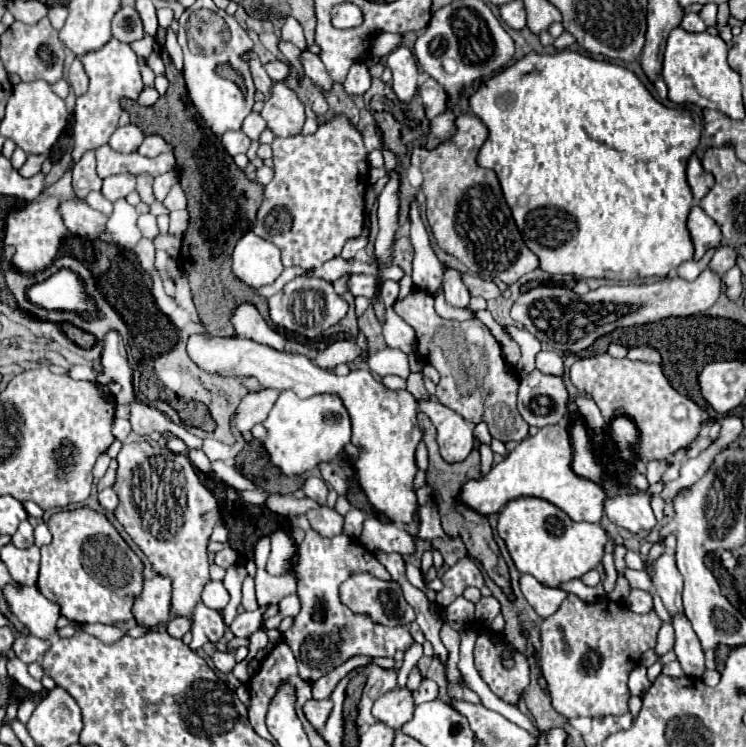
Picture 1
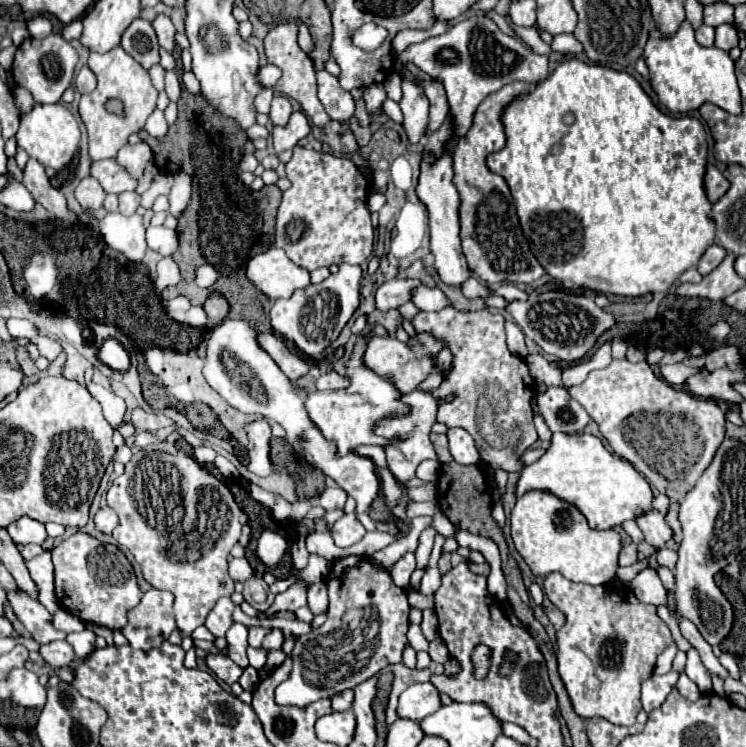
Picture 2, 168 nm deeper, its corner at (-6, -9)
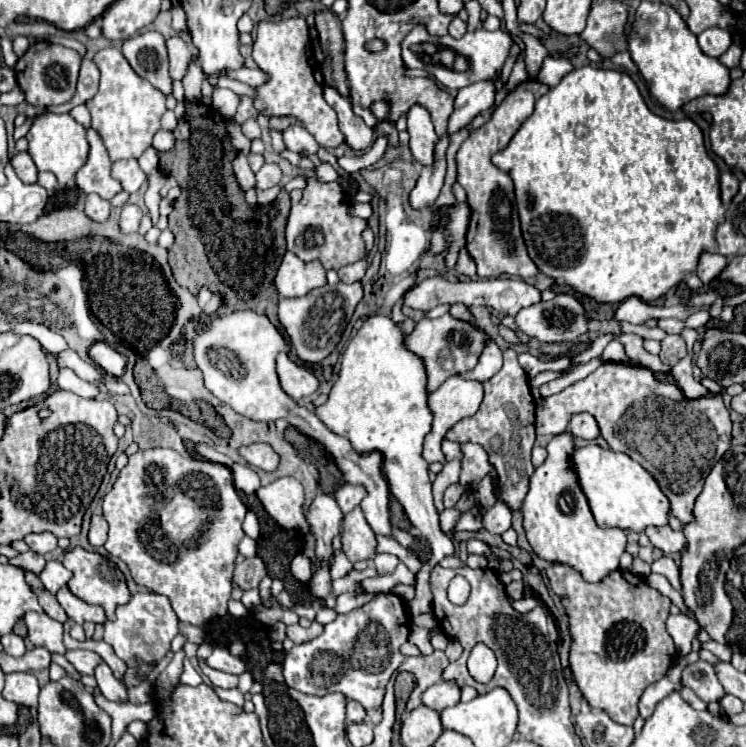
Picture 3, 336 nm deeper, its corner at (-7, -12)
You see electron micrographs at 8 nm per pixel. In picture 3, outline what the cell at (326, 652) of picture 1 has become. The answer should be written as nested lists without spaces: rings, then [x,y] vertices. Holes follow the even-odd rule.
[[[380,592],[364,606],[348,614],[336,616],[334,622],[324,626],[324,632],[318,638],[294,646],[286,654],[286,684],[294,690],[312,696],[326,696],[326,692],[342,692],[346,698],[360,702],[368,710],[372,720],[378,724],[384,686],[404,662],[404,656],[400,654],[400,644],[404,644],[410,634],[410,626],[404,612],[406,604],[400,596],[394,596],[392,592]]]

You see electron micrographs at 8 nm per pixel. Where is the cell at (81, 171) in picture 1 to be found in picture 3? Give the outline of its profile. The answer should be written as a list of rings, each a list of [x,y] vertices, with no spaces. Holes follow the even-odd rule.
[[[86,196],[86,210],[84,210],[92,220],[96,222],[104,222],[110,214],[110,202],[108,200],[102,200],[100,196]]]

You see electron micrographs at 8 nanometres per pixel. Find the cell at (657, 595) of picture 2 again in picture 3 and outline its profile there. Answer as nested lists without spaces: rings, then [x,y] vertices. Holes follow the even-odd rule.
[[[684,616],[684,622],[668,622],[666,628],[676,644],[676,652],[680,656],[686,656],[690,652],[690,644],[692,644],[694,636],[698,634],[700,626],[690,616]]]

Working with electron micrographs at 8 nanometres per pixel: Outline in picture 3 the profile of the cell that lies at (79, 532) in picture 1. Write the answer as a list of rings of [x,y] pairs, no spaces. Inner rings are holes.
[[[76,546],[76,548],[72,548],[64,554],[62,564],[72,572],[72,578],[68,580],[70,592],[74,596],[78,596],[80,600],[84,600],[86,604],[102,606],[104,612],[106,612],[106,620],[114,620],[114,608],[130,602],[132,594],[126,586],[126,578],[110,558],[104,558],[98,552],[90,552],[90,550]]]

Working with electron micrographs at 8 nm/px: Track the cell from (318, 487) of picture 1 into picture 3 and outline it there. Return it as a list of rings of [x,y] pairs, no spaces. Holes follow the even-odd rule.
[[[344,484],[334,494],[334,498],[344,514],[348,514],[352,508],[356,508],[364,496],[366,496],[366,490],[362,486],[350,486],[350,484]]]

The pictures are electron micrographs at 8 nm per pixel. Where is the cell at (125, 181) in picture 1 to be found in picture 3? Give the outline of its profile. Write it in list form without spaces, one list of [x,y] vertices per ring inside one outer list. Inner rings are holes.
[[[126,204],[120,214],[120,228],[122,232],[136,232],[142,218],[142,210],[136,204]]]

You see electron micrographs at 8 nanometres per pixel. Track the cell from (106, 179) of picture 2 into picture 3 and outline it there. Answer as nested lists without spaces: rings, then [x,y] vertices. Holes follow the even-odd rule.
[[[88,128],[88,144],[90,144],[88,160],[78,170],[76,184],[84,194],[94,192],[94,194],[110,200],[114,194],[118,194],[122,190],[122,184],[118,184],[118,180],[112,178],[106,148],[104,148],[100,136],[96,134],[96,130],[92,130],[92,128]]]

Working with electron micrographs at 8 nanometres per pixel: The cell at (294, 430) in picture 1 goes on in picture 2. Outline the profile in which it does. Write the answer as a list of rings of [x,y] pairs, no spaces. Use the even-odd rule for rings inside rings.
[[[373,331],[361,337],[361,341],[355,343],[347,363],[345,371],[349,373],[349,387],[337,389],[337,391],[319,391],[311,393],[305,401],[307,413],[311,421],[325,433],[325,437],[337,441],[339,453],[349,453],[357,449],[359,445],[379,445],[379,447],[389,447],[397,443],[399,439],[385,439],[375,435],[375,425],[377,421],[391,417],[391,415],[409,415],[411,407],[401,401],[399,389],[389,381],[389,377],[377,375],[373,369],[365,365],[365,349],[369,339],[373,337]]]

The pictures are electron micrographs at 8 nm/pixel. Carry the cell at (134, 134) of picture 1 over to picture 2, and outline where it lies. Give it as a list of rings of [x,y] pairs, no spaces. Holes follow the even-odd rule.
[[[137,143],[137,145],[125,145],[119,155],[117,163],[129,171],[131,177],[139,177],[147,163],[153,161],[153,151],[147,143]]]

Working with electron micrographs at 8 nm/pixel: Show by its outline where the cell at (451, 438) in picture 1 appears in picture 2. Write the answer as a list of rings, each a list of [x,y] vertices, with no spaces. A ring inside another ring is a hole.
[[[449,429],[447,437],[449,437],[449,451],[459,465],[477,465],[481,461],[475,441],[473,437],[469,437],[469,433],[465,433],[465,429]]]

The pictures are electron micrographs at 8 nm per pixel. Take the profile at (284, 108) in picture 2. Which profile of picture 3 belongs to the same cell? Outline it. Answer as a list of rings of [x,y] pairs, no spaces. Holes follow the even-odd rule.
[[[292,124],[284,130],[284,142],[286,142],[286,148],[290,148],[292,152],[302,152],[302,150],[316,152],[318,150],[318,144],[316,144],[314,136],[298,124]]]

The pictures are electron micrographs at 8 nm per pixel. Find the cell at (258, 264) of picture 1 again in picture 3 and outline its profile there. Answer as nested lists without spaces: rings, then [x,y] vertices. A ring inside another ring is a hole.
[[[286,252],[276,276],[274,286],[280,298],[298,298],[306,296],[310,290],[326,284],[326,270],[318,262],[302,262],[292,252]]]

